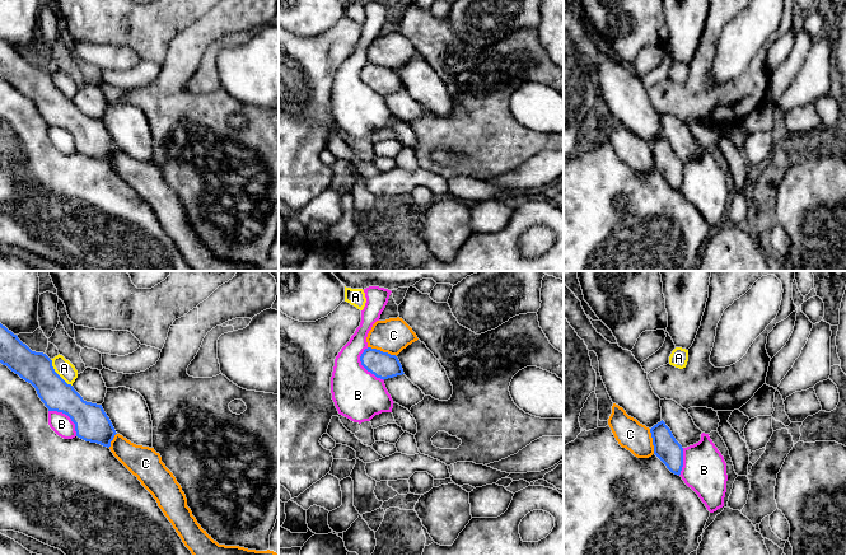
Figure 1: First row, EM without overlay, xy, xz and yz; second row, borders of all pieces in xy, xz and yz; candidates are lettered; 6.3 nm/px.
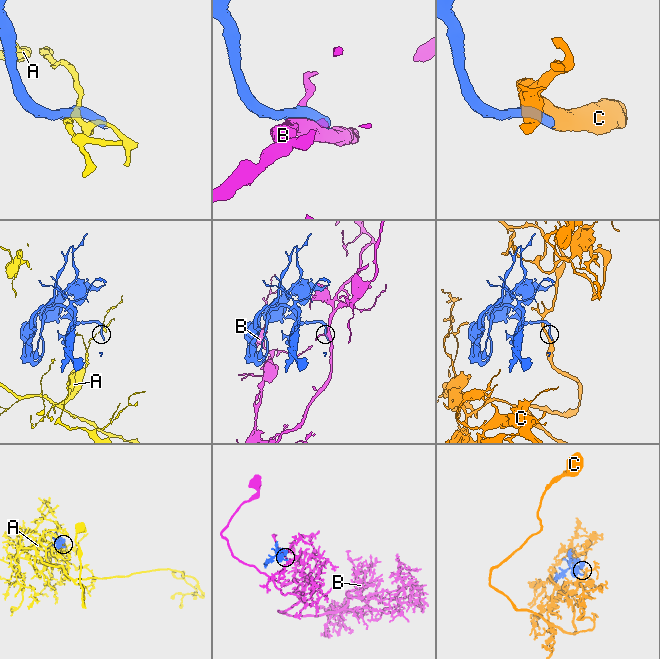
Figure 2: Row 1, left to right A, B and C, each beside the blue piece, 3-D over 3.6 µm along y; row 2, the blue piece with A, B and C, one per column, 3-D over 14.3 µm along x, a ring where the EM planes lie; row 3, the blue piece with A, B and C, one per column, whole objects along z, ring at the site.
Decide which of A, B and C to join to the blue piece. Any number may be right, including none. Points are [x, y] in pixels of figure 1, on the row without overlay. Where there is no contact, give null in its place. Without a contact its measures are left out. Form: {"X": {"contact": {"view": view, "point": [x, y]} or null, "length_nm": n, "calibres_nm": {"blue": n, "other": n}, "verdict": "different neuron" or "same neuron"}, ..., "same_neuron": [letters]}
{"A": {"contact": {"view": "xy", "point": [56, 88]}, "length_nm": 220, "calibres_nm": {"blue": 200, "other": 110}, "verdict": "different neuron"}, "B": {"contact": {"view": "xz", "point": [364, 82]}, "length_nm": 240, "calibres_nm": {"blue": 170, "other": 320}, "verdict": "different neuron"}, "C": {"contact": {"view": "xz", "point": [382, 66]}, "length_nm": 200, "calibres_nm": {"blue": 170, "other": 220}, "verdict": "same neuron"}, "same_neuron": ["C"]}

